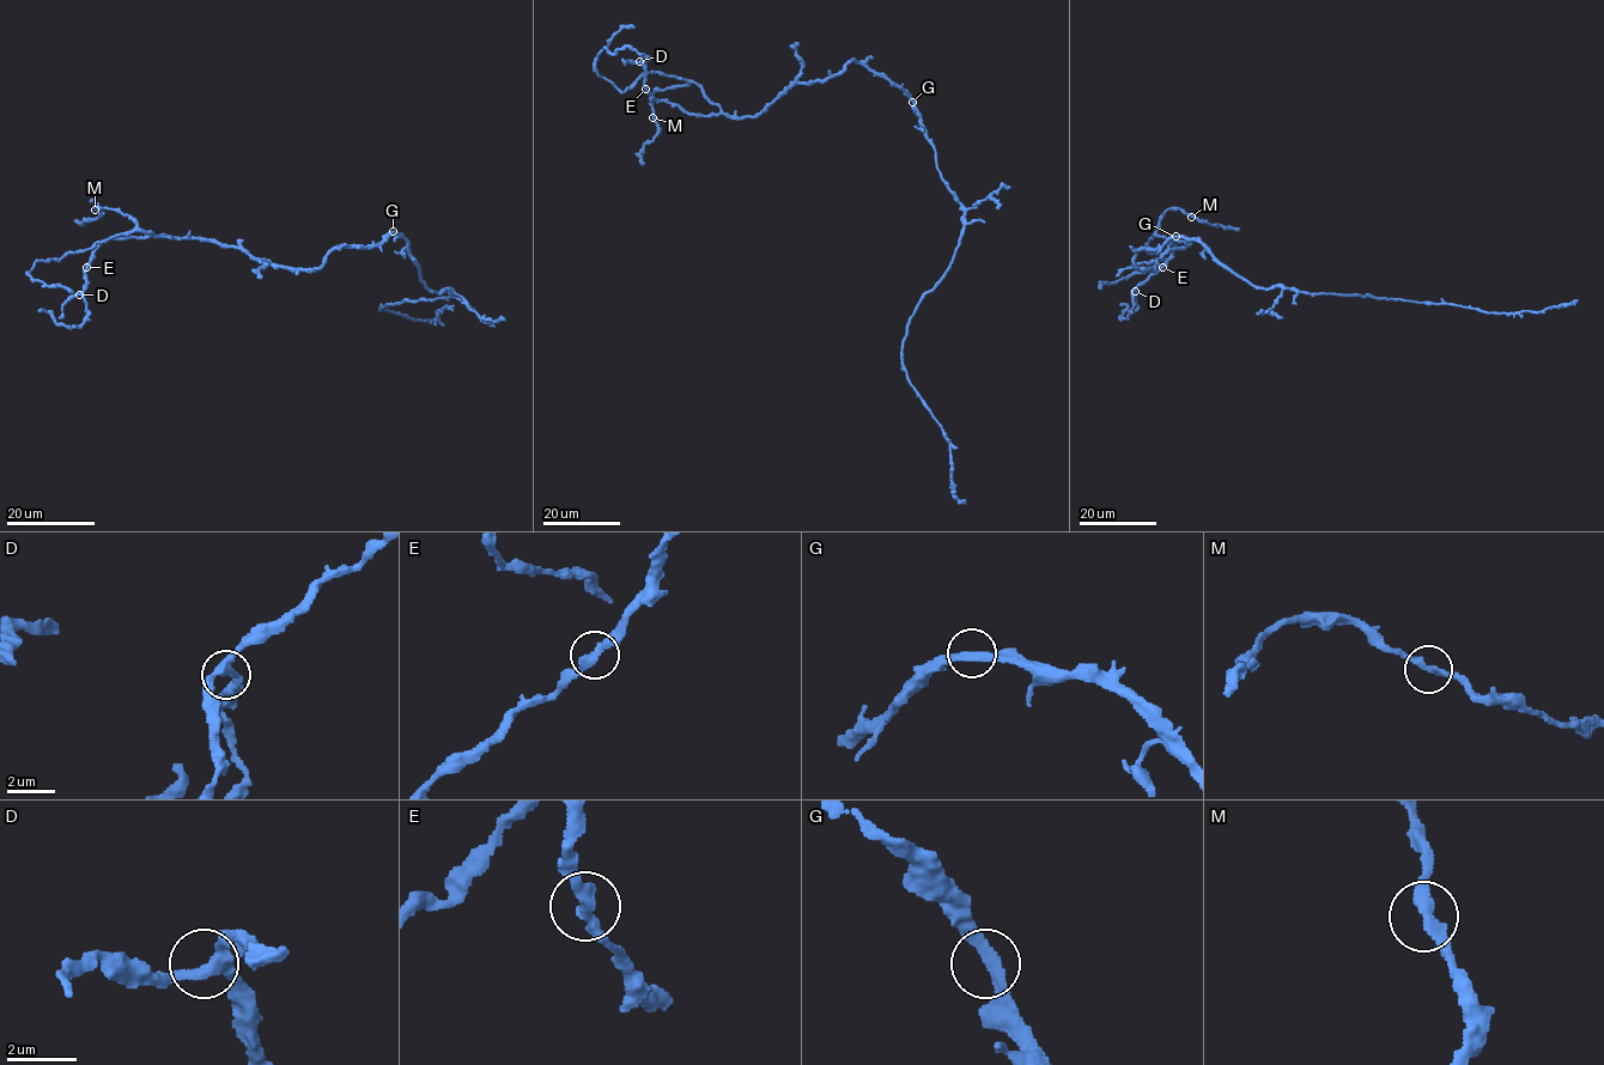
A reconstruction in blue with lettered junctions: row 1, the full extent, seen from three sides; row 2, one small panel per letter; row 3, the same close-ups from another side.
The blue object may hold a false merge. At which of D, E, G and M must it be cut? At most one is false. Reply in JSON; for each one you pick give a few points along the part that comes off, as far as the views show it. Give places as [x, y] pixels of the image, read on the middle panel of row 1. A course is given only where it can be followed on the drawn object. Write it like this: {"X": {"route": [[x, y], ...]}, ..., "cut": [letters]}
{"cut": []}

